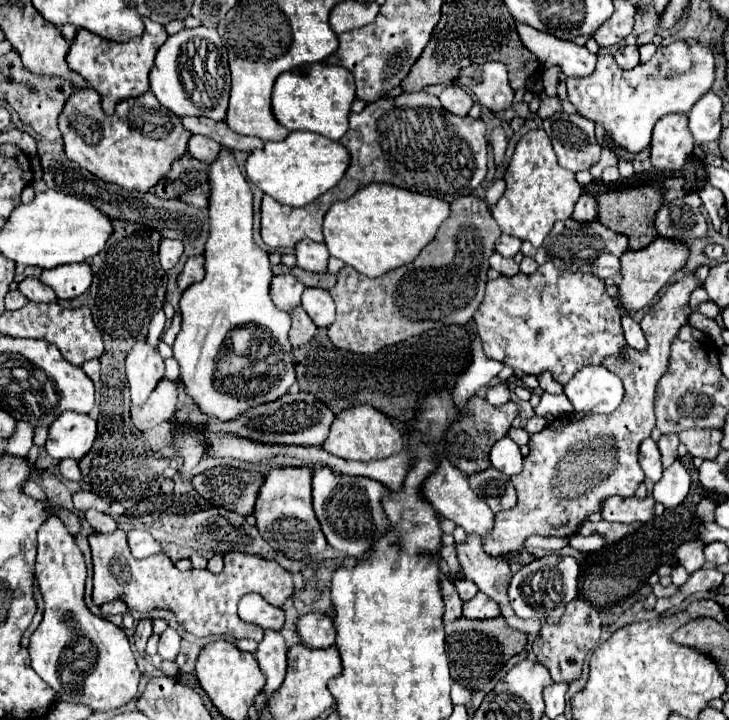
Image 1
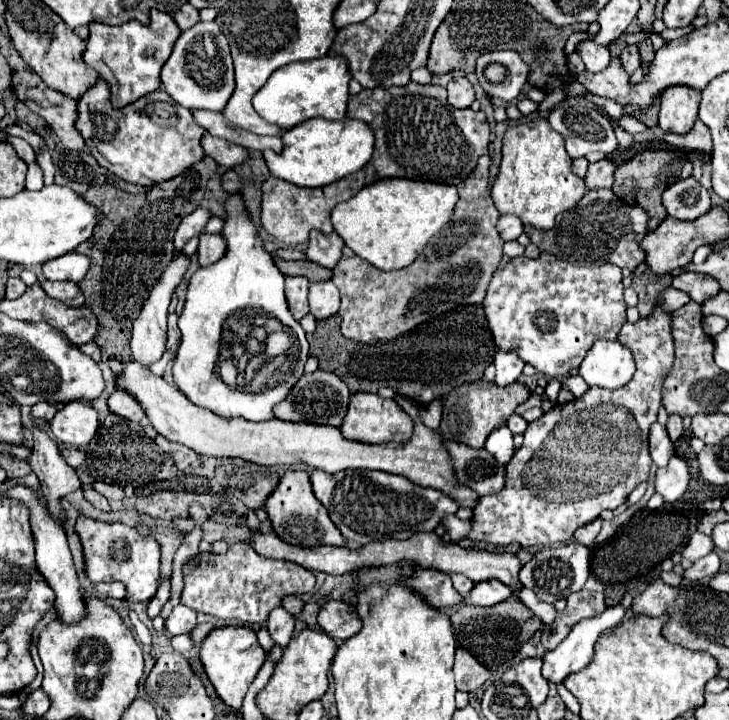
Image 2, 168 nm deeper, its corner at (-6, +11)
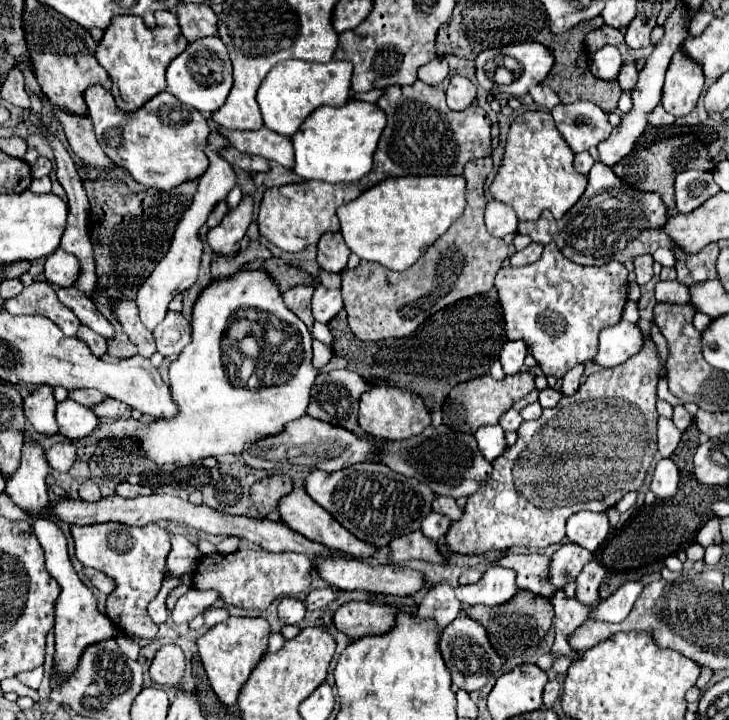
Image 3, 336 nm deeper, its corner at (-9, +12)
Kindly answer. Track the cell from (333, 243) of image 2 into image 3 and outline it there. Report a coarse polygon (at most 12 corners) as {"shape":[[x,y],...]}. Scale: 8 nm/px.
{"shape":[[342,234],[318,242],[318,264],[328,272],[346,268],[350,250]]}

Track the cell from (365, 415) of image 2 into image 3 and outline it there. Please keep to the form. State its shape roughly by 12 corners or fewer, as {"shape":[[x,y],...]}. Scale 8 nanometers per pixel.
{"shape":[[396,386],[360,396],[370,436],[406,440],[430,426],[422,398]]}

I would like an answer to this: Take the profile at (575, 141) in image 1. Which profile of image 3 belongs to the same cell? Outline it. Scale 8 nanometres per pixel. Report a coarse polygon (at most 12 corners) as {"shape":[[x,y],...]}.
{"shape":[[592,102],[558,104],[556,128],[576,154],[612,132]]}

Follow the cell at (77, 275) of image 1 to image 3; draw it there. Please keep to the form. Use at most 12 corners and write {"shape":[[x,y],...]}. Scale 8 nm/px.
{"shape":[[58,248],[46,258],[46,280],[72,286],[80,276],[80,262]]}

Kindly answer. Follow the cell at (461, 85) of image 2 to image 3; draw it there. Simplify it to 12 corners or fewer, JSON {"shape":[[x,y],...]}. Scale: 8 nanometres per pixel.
{"shape":[[452,76],[446,98],[452,110],[466,110],[476,86],[464,76]]}

